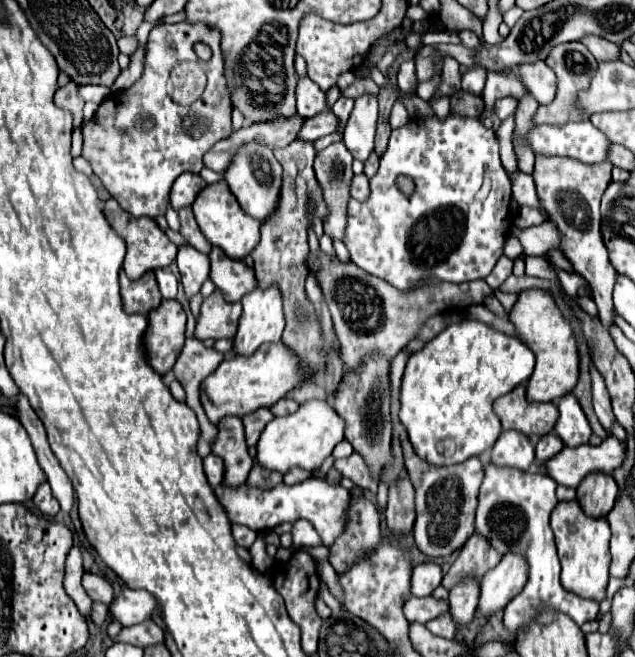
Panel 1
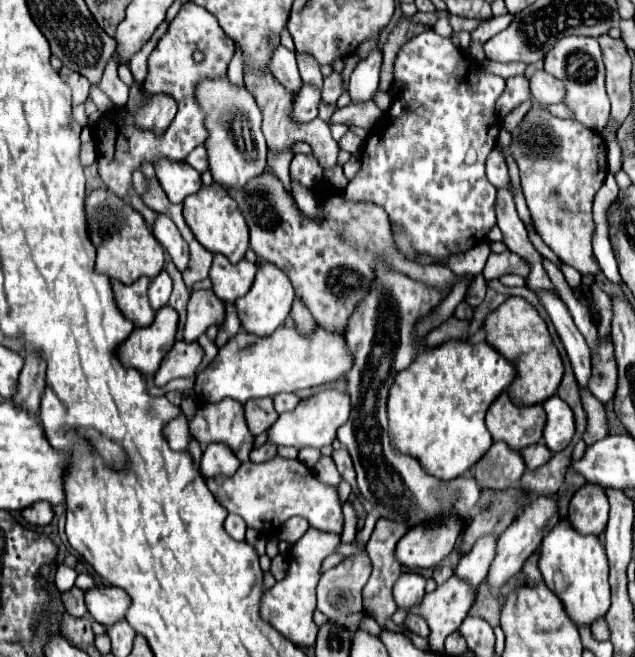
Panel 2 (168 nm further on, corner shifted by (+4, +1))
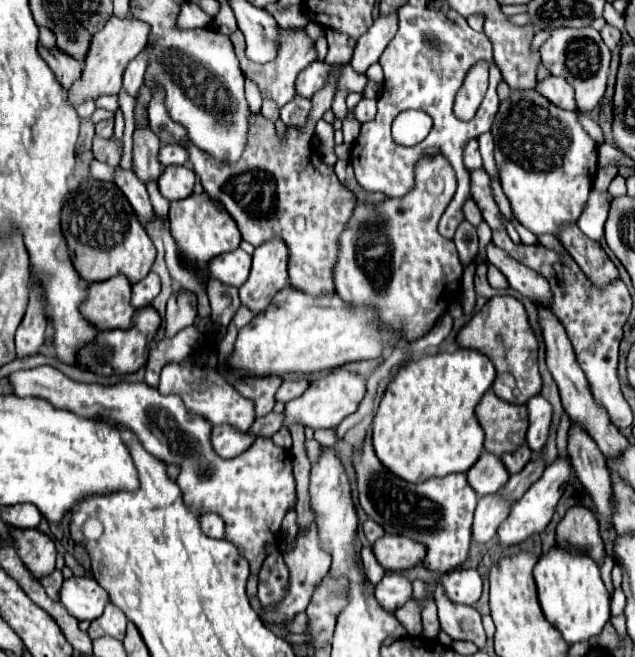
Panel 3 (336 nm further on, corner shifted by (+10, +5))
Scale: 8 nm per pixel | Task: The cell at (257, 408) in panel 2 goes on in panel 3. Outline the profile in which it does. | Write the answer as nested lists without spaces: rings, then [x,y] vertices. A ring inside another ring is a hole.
[[[265,376],[265,380],[245,380],[245,384],[233,384],[235,390],[255,402],[255,414],[265,416],[275,406],[275,392],[281,386],[283,378]]]

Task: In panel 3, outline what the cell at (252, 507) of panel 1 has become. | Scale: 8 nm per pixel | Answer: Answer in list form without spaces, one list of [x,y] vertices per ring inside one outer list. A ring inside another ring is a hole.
[[[37,366],[31,370],[17,370],[9,376],[13,384],[13,392],[17,396],[33,396],[33,398],[43,398],[51,402],[55,408],[63,408],[69,412],[75,412],[85,418],[93,416],[105,416],[105,420],[113,420],[113,424],[123,424],[131,432],[137,432],[141,444],[149,454],[155,458],[161,458],[165,464],[175,464],[179,466],[179,476],[177,476],[177,486],[181,488],[183,500],[193,508],[193,512],[215,512],[225,520],[225,536],[223,540],[231,540],[233,546],[243,554],[243,558],[249,562],[251,574],[257,574],[261,570],[261,564],[267,556],[267,546],[273,546],[277,542],[277,534],[281,532],[281,522],[283,516],[289,508],[295,506],[297,494],[295,494],[295,478],[291,472],[291,454],[273,444],[273,440],[261,440],[257,438],[249,450],[241,452],[235,458],[221,458],[213,452],[211,446],[211,430],[213,426],[207,420],[201,420],[201,416],[193,416],[183,404],[179,396],[163,396],[157,392],[157,388],[143,384],[131,384],[131,382],[119,382],[111,386],[103,384],[85,384],[67,378],[61,370],[53,366]]]

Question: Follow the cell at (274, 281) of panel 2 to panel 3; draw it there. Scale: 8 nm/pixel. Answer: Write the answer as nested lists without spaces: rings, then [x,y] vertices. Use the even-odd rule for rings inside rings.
[[[277,236],[255,248],[251,274],[239,288],[241,302],[253,314],[263,312],[271,298],[287,284],[287,262],[289,250]]]

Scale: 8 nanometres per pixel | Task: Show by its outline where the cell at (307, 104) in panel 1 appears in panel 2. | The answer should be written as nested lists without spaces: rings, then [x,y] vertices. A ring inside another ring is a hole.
[[[279,46],[273,54],[273,60],[271,60],[271,72],[291,94],[297,94],[301,90],[303,82],[299,76],[295,52],[289,52],[287,48]]]

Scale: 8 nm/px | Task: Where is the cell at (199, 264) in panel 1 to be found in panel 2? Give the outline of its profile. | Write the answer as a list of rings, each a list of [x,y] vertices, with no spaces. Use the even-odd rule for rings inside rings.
[[[159,214],[157,222],[153,226],[153,234],[163,244],[163,248],[171,254],[173,264],[179,268],[179,272],[185,272],[189,268],[189,248],[187,248],[187,242],[183,240],[181,232],[177,230],[177,226],[167,216]]]

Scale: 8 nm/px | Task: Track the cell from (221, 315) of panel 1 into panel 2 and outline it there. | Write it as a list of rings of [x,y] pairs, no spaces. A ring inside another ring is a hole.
[[[193,290],[191,300],[187,304],[187,324],[185,324],[185,340],[193,342],[209,326],[221,326],[225,322],[227,304],[219,300],[213,290]]]

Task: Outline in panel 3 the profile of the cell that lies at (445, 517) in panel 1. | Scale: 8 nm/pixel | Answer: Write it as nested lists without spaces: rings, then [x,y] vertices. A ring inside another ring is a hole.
[[[383,536],[373,544],[373,554],[385,570],[401,572],[419,564],[425,556],[425,546],[405,536]]]

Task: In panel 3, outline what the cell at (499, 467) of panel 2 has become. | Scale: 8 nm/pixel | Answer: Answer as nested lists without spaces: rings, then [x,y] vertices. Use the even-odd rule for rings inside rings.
[[[483,452],[481,458],[473,464],[473,468],[467,472],[467,480],[469,486],[475,488],[477,496],[485,496],[499,492],[507,484],[509,472],[501,464],[501,458]]]

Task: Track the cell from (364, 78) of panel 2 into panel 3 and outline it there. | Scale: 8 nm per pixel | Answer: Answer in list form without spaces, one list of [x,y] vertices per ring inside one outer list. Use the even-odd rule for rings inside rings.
[[[391,12],[389,16],[379,14],[373,22],[373,26],[357,40],[355,46],[355,54],[351,58],[353,68],[359,74],[365,74],[365,70],[375,64],[383,52],[383,48],[393,40],[393,36],[397,34],[397,12]]]

